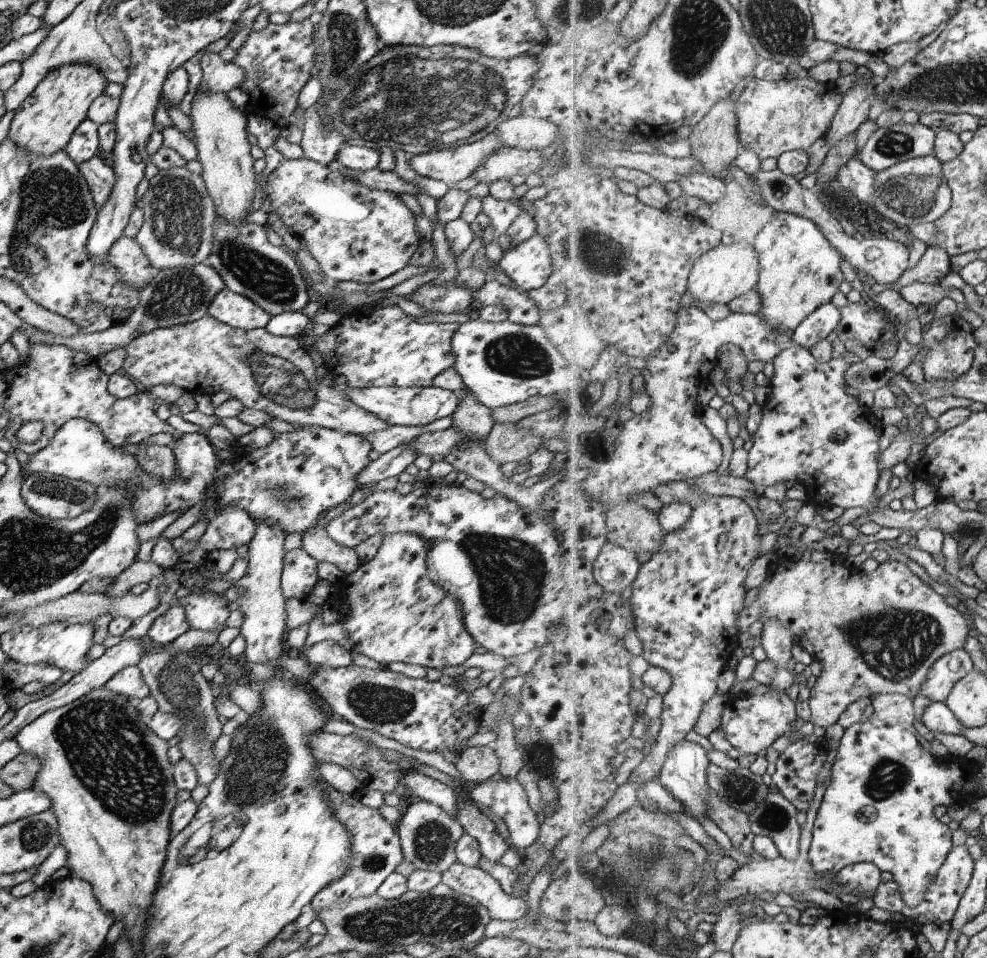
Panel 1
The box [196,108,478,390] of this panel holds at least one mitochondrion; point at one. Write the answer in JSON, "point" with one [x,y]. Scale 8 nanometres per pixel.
{"point":[272,280]}

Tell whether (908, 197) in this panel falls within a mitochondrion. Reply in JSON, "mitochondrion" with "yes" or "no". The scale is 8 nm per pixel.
{"mitochondrion":"yes"}

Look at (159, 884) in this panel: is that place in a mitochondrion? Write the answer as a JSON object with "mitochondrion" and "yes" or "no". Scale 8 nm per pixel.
{"mitochondrion":"no"}

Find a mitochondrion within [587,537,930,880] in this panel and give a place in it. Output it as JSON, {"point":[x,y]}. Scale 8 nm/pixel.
{"point":[887,777]}

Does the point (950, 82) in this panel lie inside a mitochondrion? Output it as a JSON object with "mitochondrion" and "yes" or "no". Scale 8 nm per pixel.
{"mitochondrion":"yes"}

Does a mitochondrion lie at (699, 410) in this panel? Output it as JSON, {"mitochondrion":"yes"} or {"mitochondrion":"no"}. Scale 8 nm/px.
{"mitochondrion":"no"}

